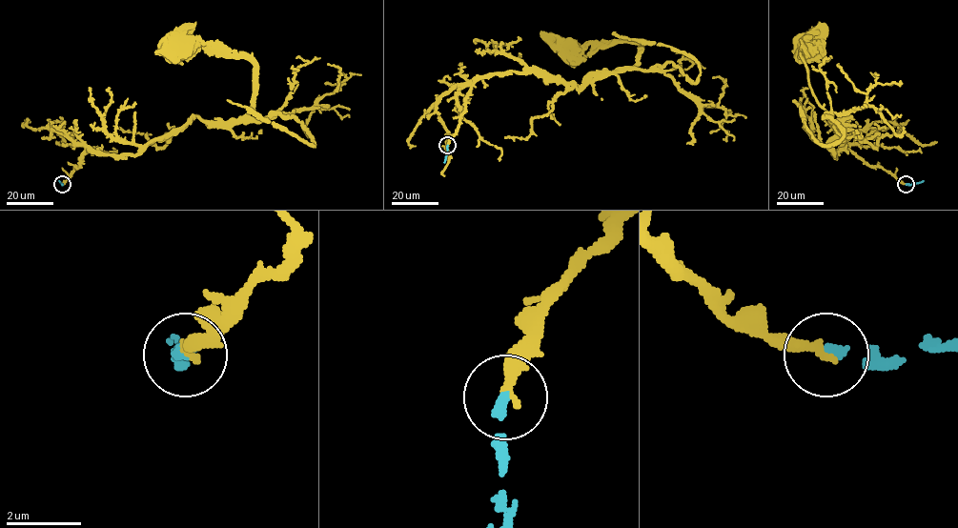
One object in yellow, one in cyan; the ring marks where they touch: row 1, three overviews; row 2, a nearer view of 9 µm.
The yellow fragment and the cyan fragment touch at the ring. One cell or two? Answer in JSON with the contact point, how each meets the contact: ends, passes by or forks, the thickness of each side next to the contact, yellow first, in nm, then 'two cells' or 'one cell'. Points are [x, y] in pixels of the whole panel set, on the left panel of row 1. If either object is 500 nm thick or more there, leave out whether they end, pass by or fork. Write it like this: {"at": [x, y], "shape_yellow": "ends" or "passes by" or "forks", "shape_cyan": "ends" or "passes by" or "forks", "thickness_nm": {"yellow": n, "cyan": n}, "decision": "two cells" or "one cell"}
{"at": [62, 184], "shape_yellow": "ends", "shape_cyan": "ends", "thickness_nm": {"yellow": 280, "cyan": 260}, "decision": "one cell"}

